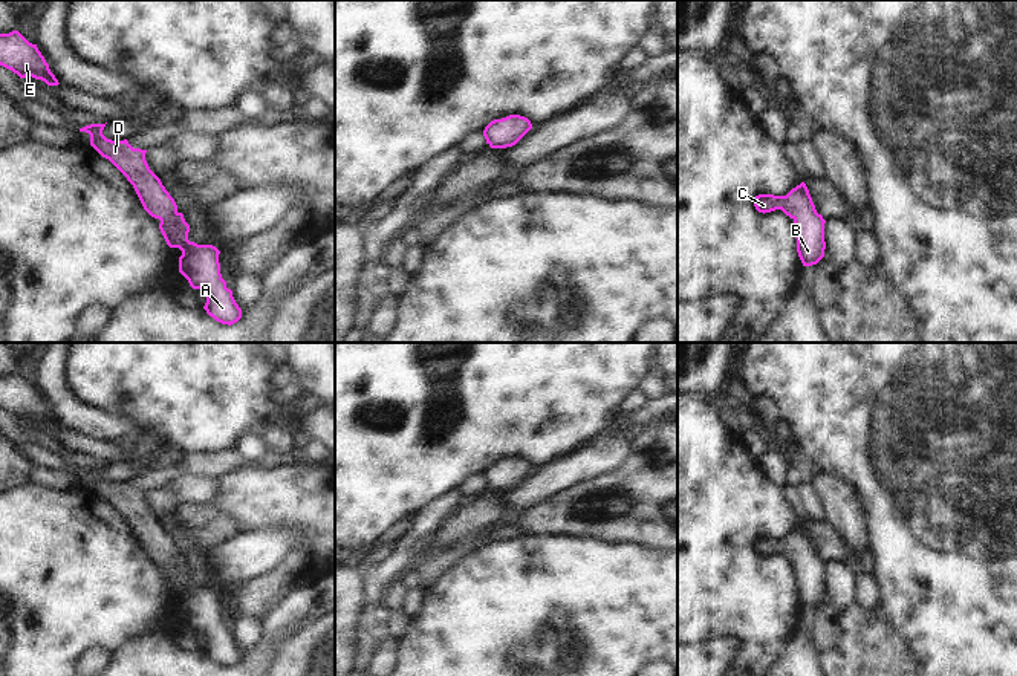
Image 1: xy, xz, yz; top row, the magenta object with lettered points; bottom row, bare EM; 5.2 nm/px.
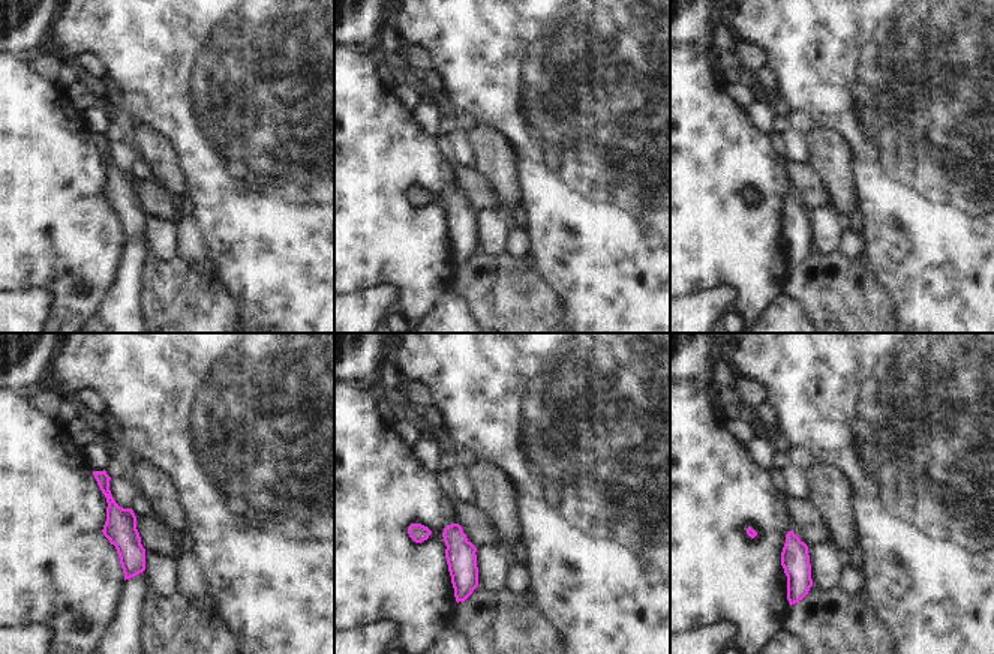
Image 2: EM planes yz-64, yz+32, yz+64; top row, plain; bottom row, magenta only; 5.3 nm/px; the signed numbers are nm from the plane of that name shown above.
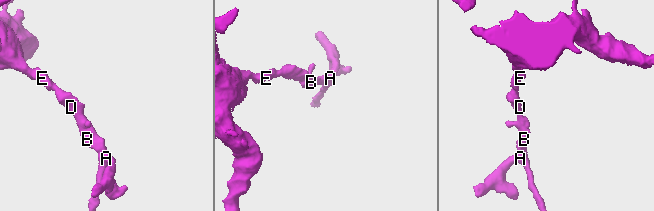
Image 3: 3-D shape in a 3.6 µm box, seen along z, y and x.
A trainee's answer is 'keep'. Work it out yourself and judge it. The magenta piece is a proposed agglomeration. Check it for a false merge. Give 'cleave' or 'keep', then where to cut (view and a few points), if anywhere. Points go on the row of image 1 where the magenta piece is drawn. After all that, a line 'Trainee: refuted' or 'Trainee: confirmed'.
keep; no cut
Trainee: confirmed

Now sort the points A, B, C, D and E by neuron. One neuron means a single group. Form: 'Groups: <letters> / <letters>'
Groups: A B C D E

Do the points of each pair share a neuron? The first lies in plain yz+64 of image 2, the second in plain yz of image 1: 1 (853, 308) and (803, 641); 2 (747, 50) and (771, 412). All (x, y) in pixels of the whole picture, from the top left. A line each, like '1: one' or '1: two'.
1: two
2: one

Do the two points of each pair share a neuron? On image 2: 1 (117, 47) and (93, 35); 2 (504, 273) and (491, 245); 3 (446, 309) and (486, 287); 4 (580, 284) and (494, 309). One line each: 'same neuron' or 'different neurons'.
1: same neuron
2: different neurons
3: different neurons
4: different neurons

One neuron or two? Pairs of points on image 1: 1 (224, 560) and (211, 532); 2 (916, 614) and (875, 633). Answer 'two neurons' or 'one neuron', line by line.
1: two neurons
2: two neurons

